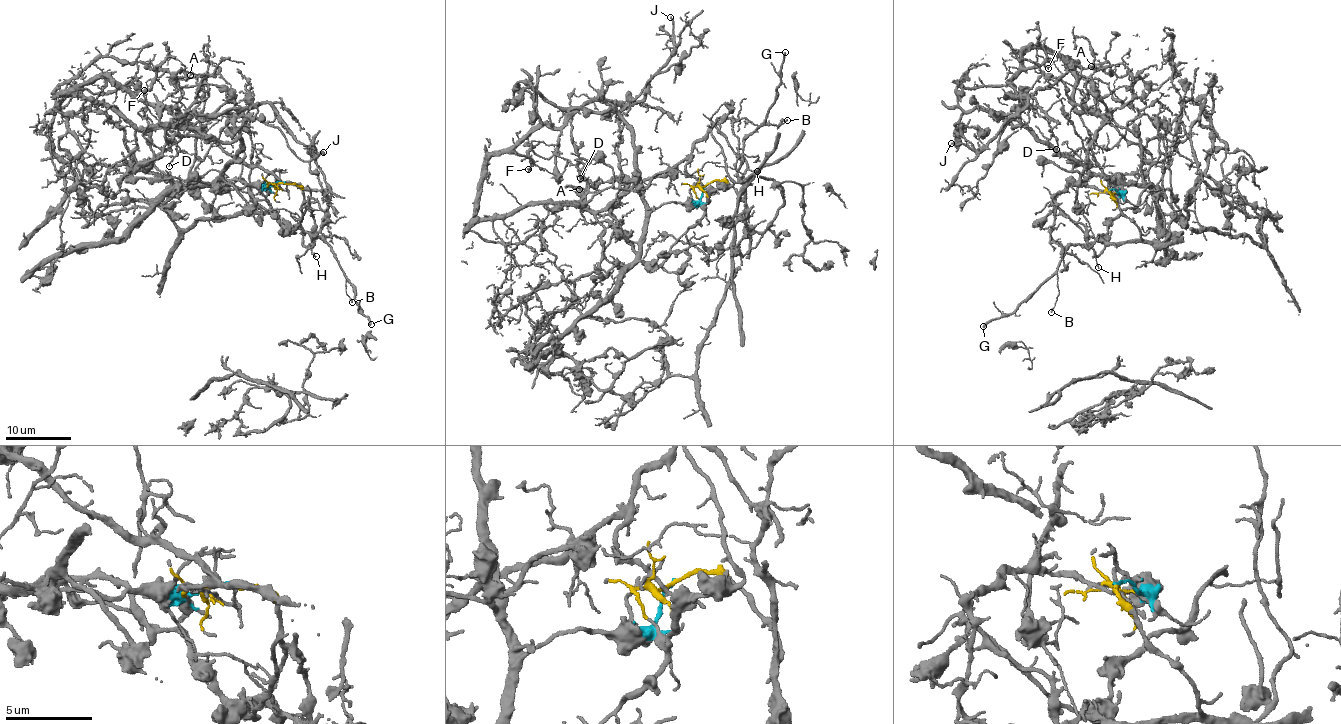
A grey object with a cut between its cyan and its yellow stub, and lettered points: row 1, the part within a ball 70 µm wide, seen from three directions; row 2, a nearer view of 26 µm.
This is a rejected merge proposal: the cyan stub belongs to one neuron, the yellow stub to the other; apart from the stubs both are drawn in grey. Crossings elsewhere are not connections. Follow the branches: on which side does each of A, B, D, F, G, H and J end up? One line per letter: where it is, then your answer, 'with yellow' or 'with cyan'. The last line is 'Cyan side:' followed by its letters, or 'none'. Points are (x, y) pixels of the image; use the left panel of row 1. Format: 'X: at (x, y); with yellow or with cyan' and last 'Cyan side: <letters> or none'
A: at (190, 75); with cyan
B: at (352, 302); with yellow
D: at (169, 166); with cyan
F: at (144, 90); with cyan
G: at (371, 324); with yellow
H: at (316, 256); with yellow
J: at (323, 152); with cyan
Cyan side: A, D, F, J

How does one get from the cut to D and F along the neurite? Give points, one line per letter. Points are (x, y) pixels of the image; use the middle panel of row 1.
D: (705, 186), (697, 201), (651, 210), (630, 129), (593, 102), (558, 140), (558, 155), (579, 177)
F: (705, 186), (697, 201), (651, 210), (630, 129), (593, 102), (561, 126), (538, 125), (515, 148), (528, 170)

